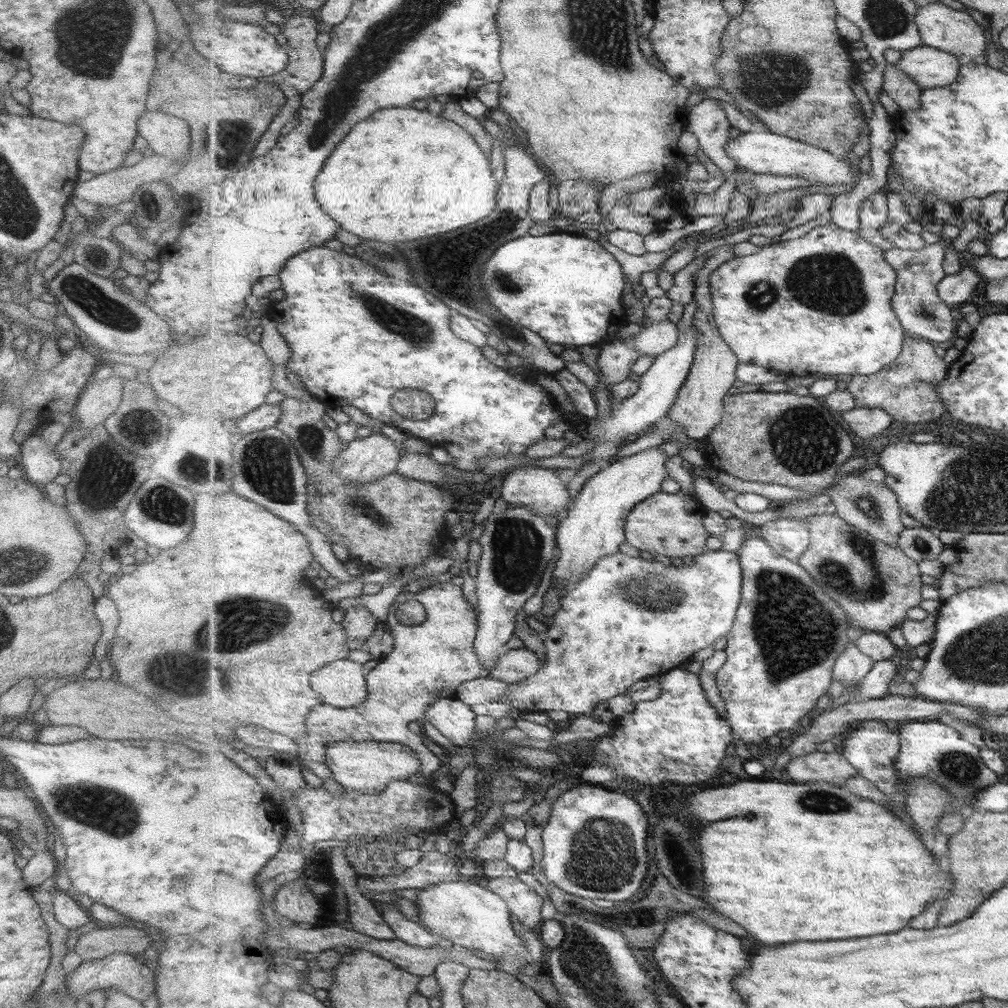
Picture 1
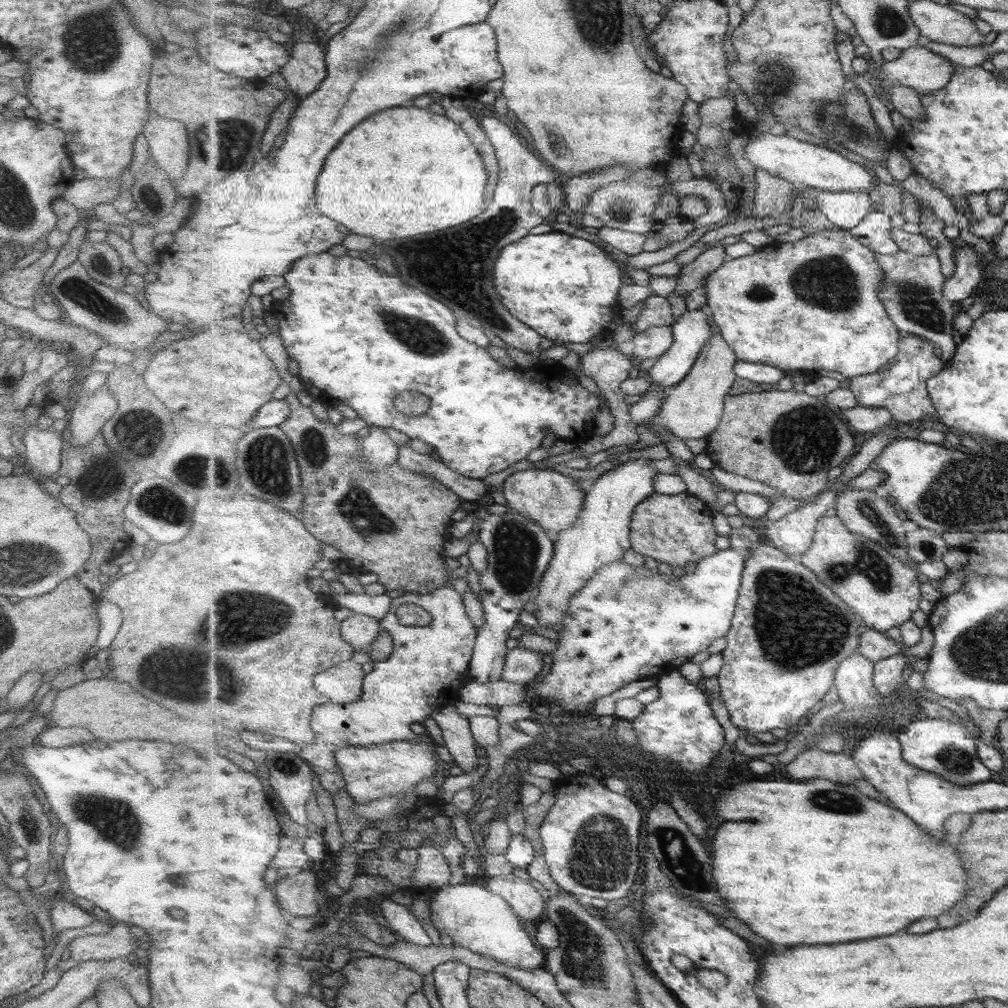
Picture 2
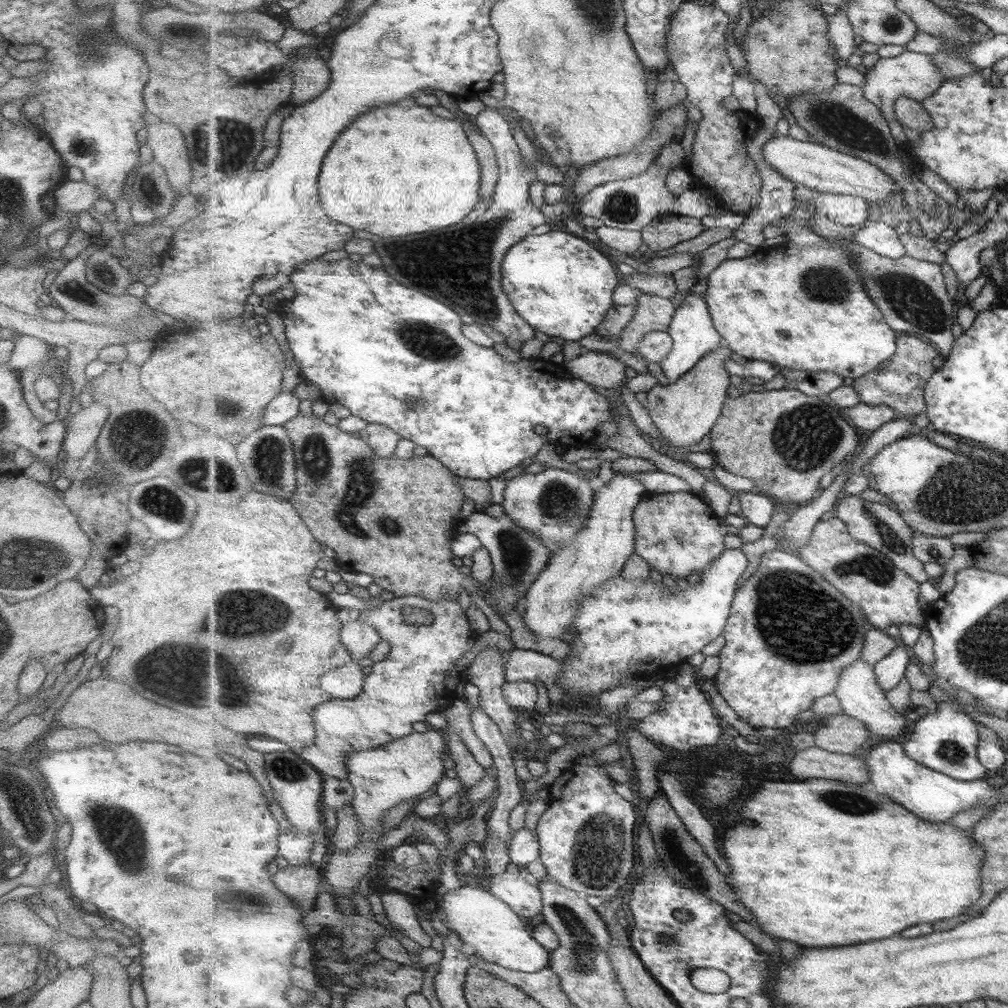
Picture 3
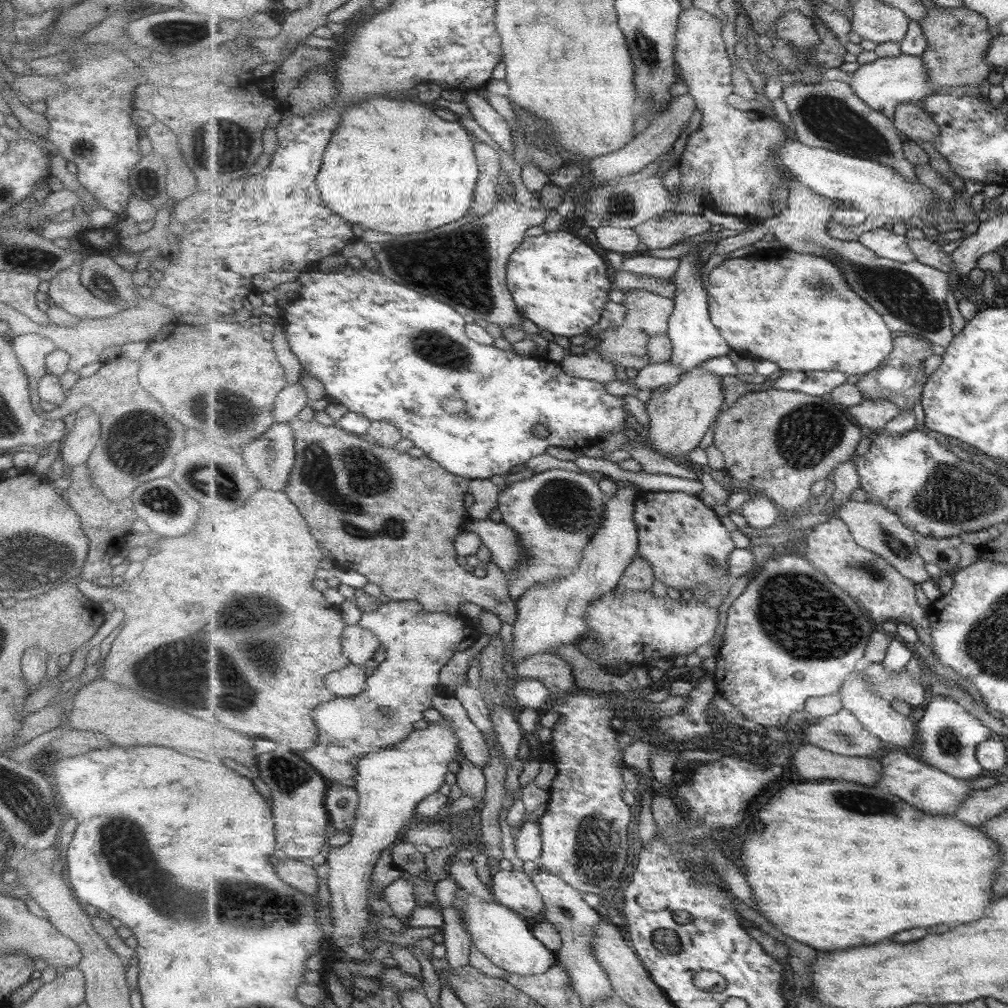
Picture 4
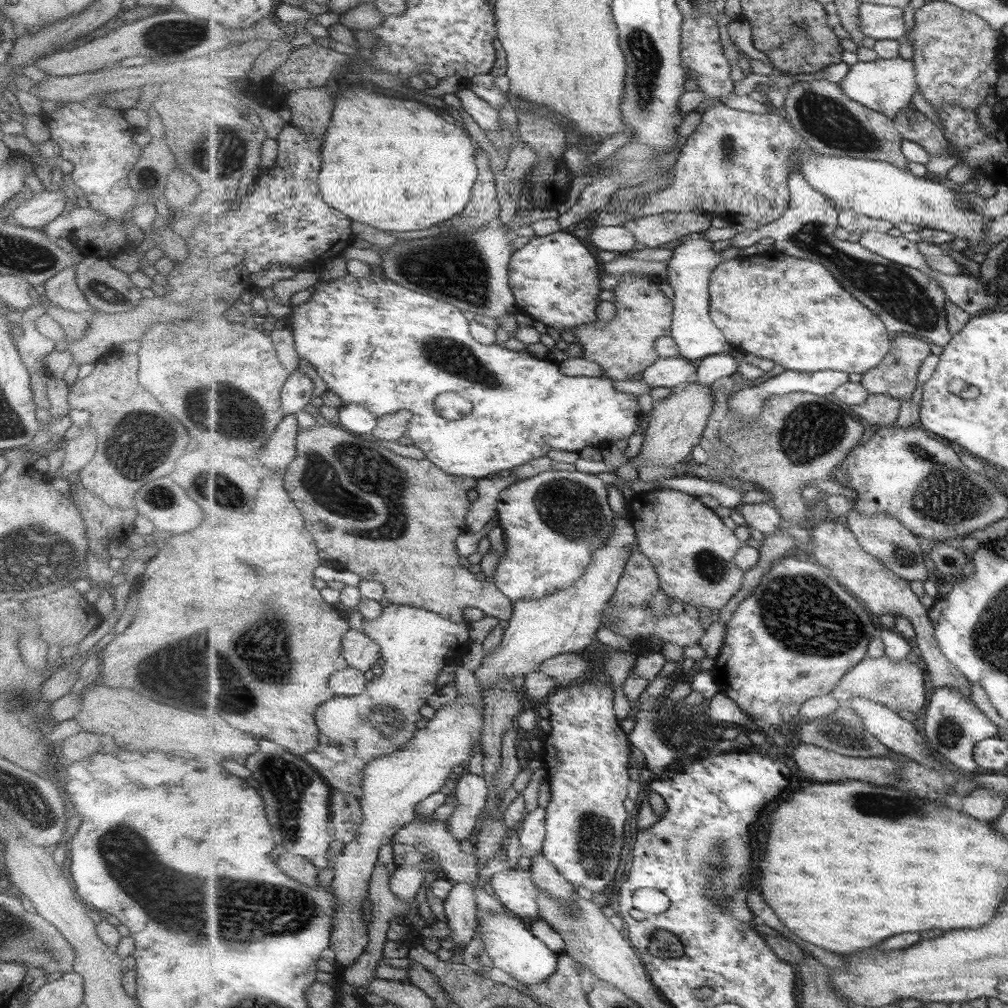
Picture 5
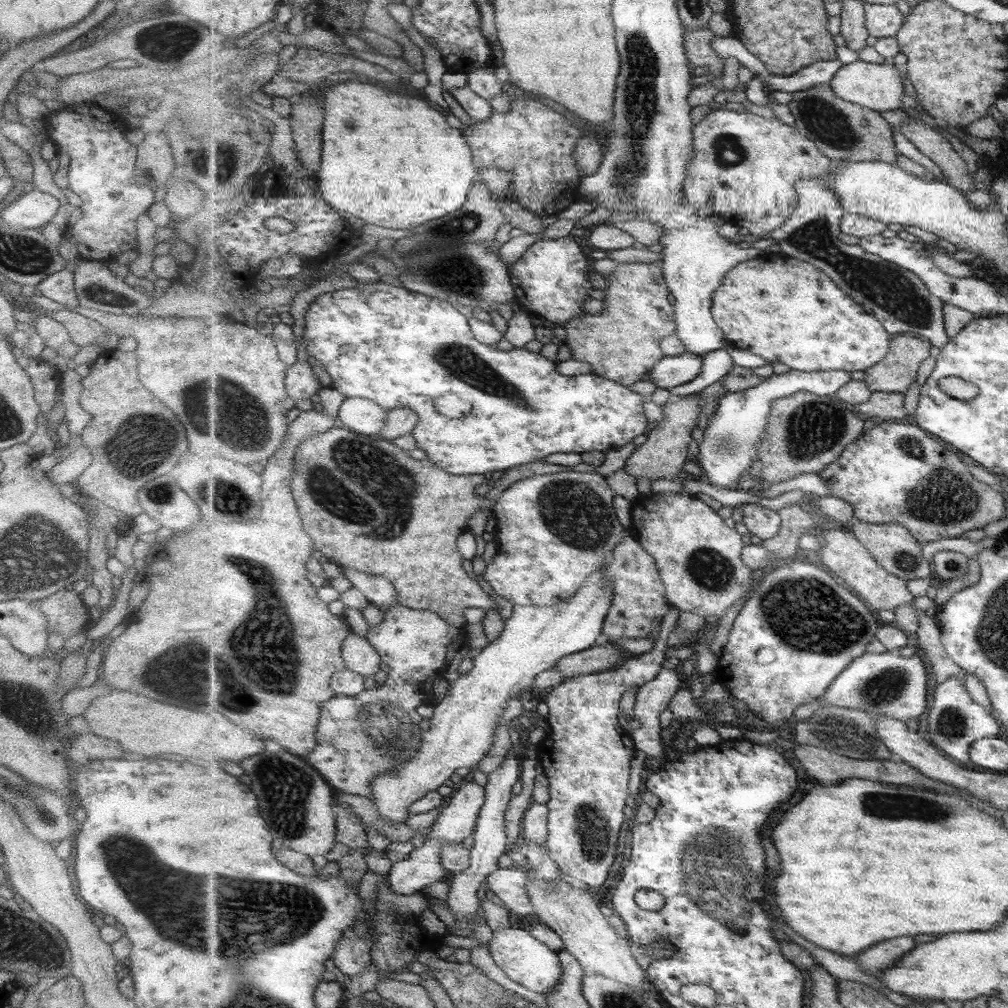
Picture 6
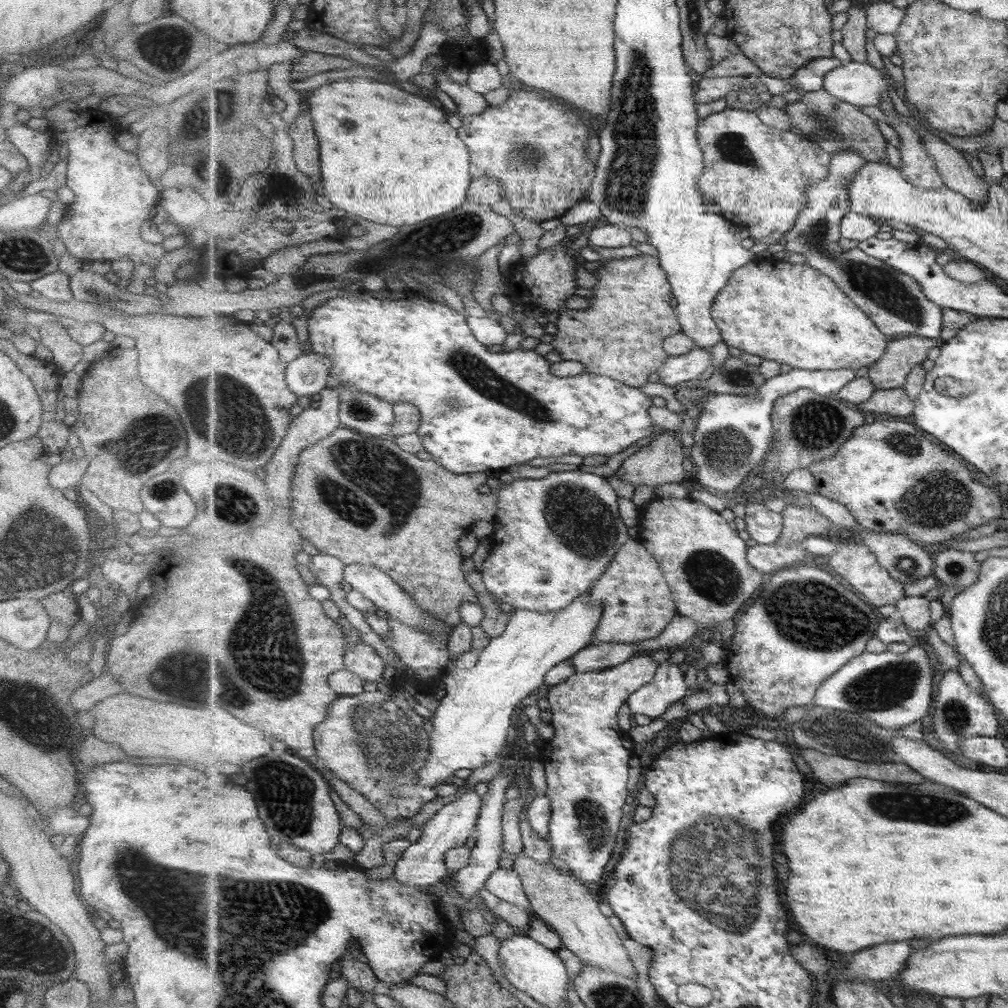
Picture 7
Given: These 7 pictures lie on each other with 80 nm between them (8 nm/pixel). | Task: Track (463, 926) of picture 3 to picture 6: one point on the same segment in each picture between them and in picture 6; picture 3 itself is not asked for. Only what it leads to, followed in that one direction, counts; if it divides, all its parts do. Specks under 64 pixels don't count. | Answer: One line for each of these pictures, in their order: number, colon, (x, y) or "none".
4: (501, 934)
5: (514, 948)
6: (528, 961)

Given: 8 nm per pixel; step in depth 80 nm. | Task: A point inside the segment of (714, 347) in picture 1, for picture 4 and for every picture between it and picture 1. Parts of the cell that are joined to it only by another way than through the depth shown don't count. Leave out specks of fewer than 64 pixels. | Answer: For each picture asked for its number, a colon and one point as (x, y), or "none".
2: (693, 409)
3: (685, 412)
4: (680, 417)

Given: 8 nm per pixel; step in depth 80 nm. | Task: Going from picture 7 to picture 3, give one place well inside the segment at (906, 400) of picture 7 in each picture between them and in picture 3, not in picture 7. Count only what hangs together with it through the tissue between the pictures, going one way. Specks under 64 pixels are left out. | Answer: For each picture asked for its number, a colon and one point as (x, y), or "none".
3: (868, 417)
4: (874, 414)
5: (883, 410)
6: (882, 407)

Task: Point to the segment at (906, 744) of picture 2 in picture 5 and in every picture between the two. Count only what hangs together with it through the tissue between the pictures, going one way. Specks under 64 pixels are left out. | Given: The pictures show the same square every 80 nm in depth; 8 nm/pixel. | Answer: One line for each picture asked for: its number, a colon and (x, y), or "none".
3: (946, 741)
4: (949, 734)
5: (953, 725)

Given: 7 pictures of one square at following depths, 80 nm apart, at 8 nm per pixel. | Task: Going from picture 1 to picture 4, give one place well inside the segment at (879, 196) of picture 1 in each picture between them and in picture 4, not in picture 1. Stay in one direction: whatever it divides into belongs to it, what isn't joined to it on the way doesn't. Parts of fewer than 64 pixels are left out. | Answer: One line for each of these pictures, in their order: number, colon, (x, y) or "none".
2: (875, 231)
3: (878, 236)
4: (885, 243)

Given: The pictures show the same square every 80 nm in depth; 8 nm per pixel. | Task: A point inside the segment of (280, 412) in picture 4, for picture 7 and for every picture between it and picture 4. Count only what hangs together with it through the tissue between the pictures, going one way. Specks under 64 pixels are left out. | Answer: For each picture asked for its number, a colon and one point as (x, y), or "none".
5: (297, 393)
6: (301, 381)
7: (309, 374)

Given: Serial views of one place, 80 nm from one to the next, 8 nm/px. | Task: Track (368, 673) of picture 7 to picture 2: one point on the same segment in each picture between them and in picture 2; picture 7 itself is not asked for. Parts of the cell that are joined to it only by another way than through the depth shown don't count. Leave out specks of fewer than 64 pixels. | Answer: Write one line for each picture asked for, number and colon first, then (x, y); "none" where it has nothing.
2: (360, 630)
3: (361, 639)
4: (360, 645)
5: (361, 651)
6: (360, 655)

